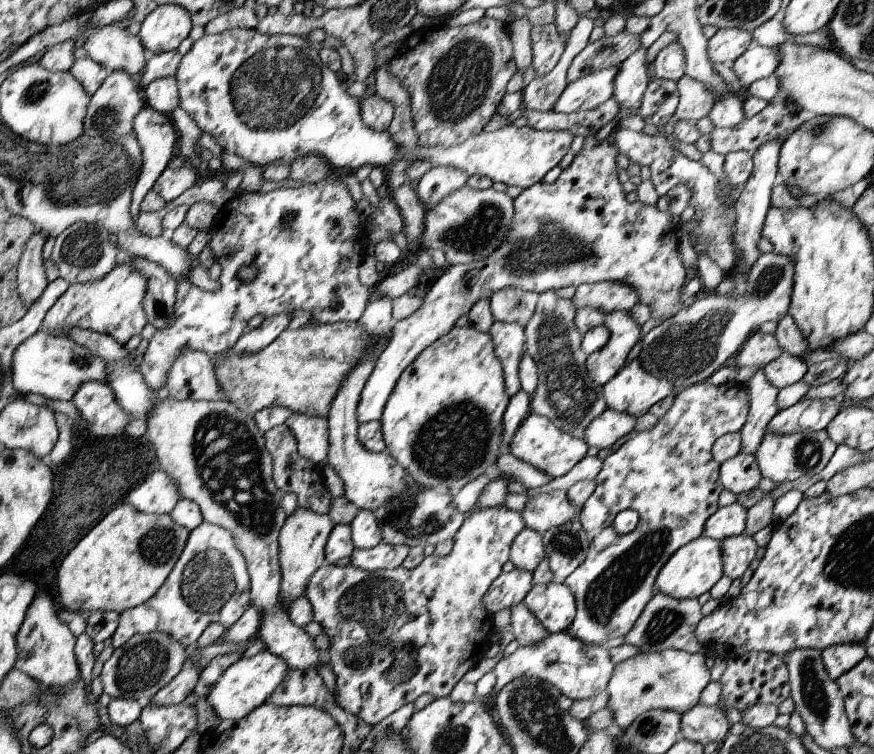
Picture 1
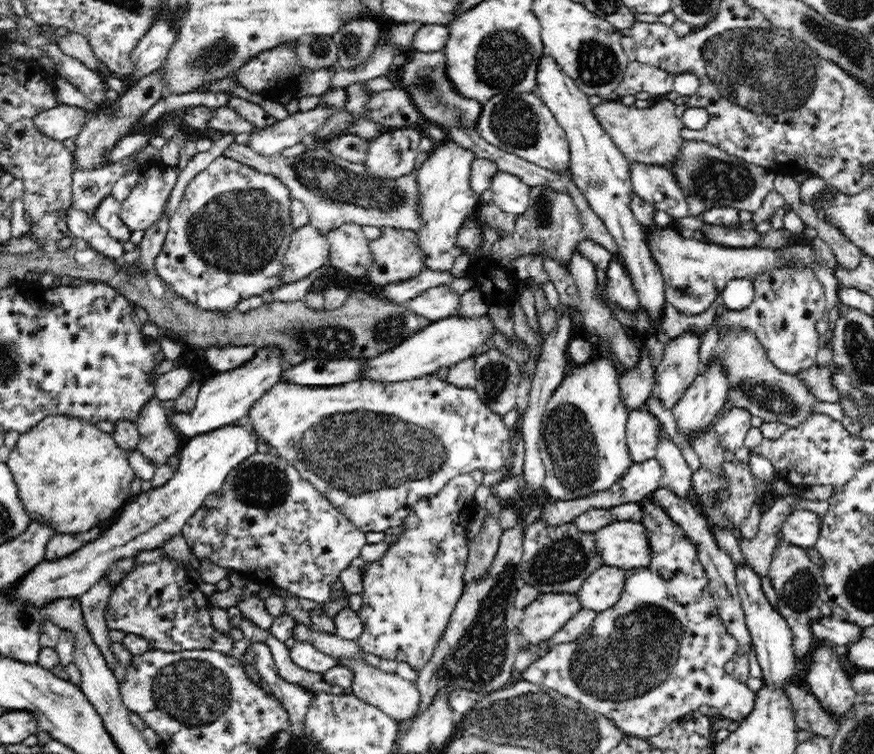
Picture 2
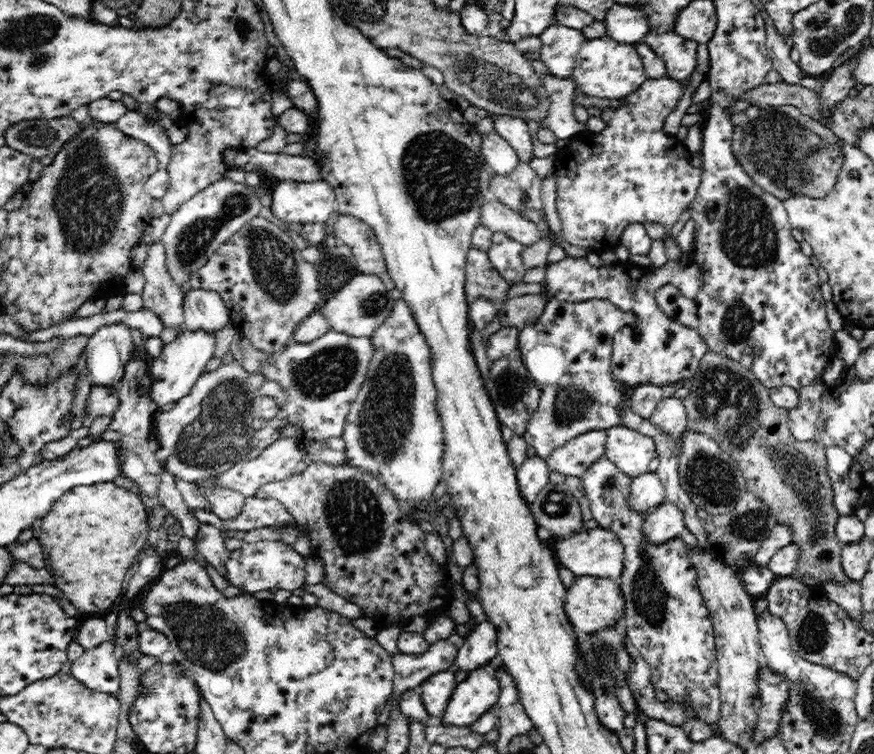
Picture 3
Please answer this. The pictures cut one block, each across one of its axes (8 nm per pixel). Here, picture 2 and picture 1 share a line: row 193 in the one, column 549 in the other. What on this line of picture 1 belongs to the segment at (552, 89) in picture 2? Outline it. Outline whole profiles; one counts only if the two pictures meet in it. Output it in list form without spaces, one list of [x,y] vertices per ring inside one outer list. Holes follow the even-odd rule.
[[[564,583],[533,586],[523,603],[550,633],[567,631],[576,614],[574,595]]]

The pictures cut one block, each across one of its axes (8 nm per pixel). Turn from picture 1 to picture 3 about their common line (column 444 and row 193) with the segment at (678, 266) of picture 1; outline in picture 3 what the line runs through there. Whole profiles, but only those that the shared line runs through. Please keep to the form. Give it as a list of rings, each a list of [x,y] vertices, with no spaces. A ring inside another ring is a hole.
[[[321,179],[314,182],[281,180],[271,196],[272,214],[289,226],[324,223],[338,208],[334,189]]]

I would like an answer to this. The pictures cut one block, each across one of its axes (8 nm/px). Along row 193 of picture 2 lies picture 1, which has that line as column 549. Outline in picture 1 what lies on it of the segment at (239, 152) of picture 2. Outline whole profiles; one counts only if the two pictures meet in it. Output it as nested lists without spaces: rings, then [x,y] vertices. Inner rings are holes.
[[[555,290],[540,293],[536,310],[525,326],[525,352],[532,356],[537,366],[537,386],[530,400],[531,412],[549,418],[561,431],[585,440],[584,432],[588,428],[588,423],[602,414],[607,406],[602,394],[603,385],[595,384],[586,370],[587,354],[582,350],[582,335],[574,322],[576,311],[572,301],[558,297]]]

